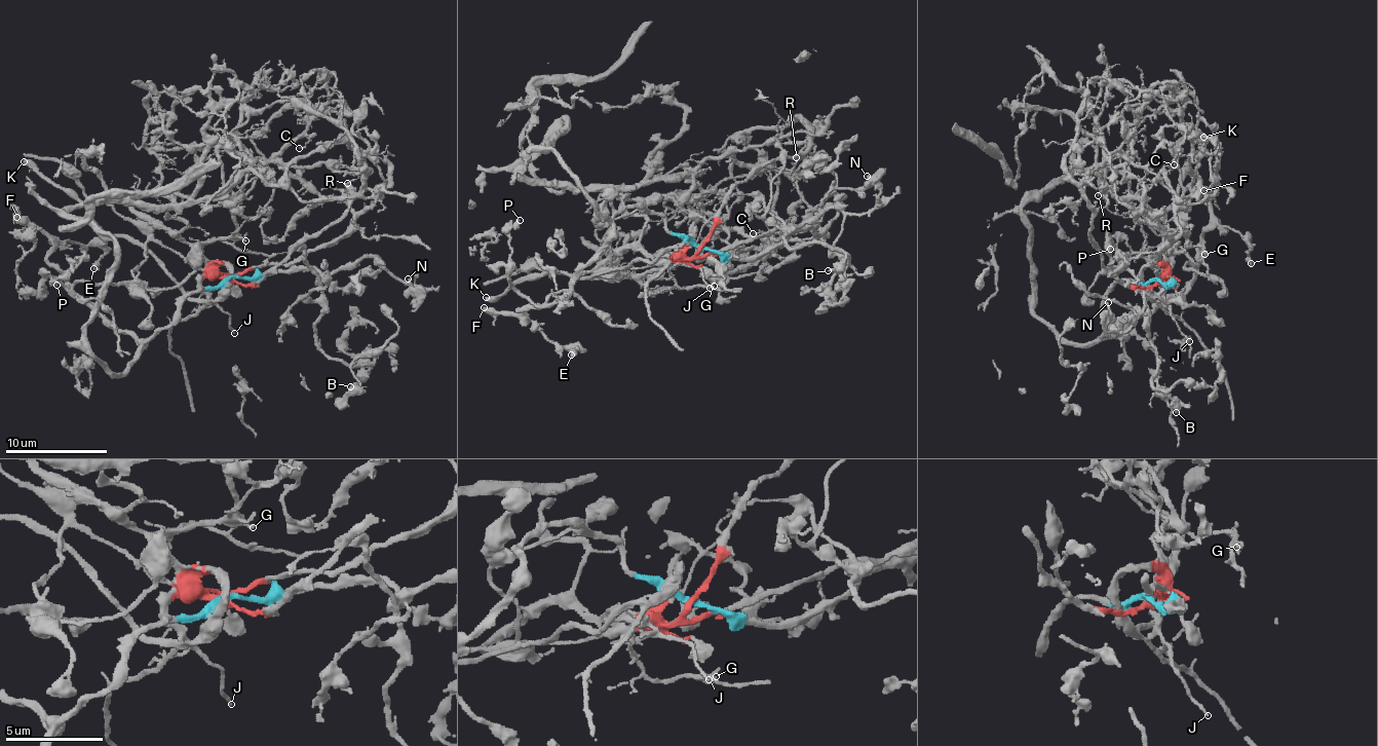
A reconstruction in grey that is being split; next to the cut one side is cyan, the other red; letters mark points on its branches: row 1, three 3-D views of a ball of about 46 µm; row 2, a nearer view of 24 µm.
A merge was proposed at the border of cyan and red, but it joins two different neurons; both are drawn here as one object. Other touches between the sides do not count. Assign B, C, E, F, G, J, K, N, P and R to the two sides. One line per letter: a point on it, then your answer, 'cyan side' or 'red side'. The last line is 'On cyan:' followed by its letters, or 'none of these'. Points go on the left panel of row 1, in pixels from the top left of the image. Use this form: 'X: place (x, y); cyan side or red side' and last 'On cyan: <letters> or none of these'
B: place (350, 386); cyan side
C: place (299, 148); red side
E: place (93, 268); cyan side
F: place (16, 217); cyan side
G: place (245, 240); red side
J: place (234, 333); red side
K: place (24, 161); red side
N: place (408, 278); cyan side
P: place (56, 285); cyan side
R: place (347, 183); red side
On cyan: B, E, F, N, P

